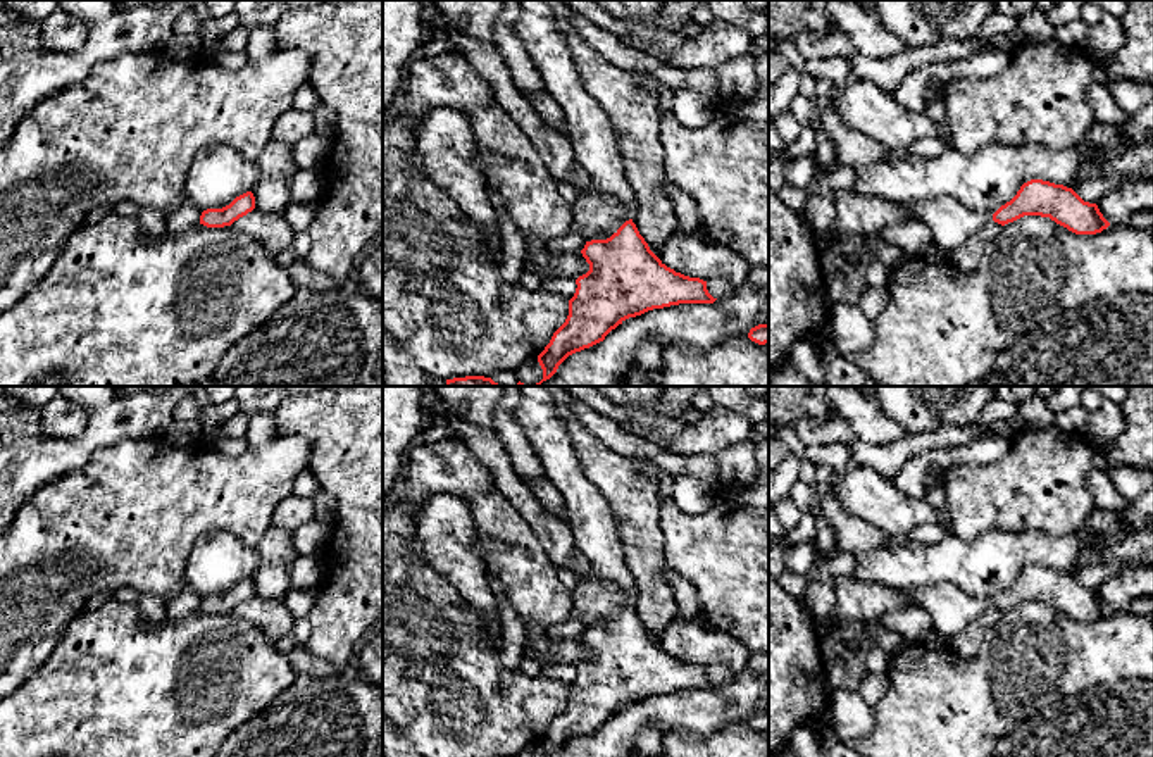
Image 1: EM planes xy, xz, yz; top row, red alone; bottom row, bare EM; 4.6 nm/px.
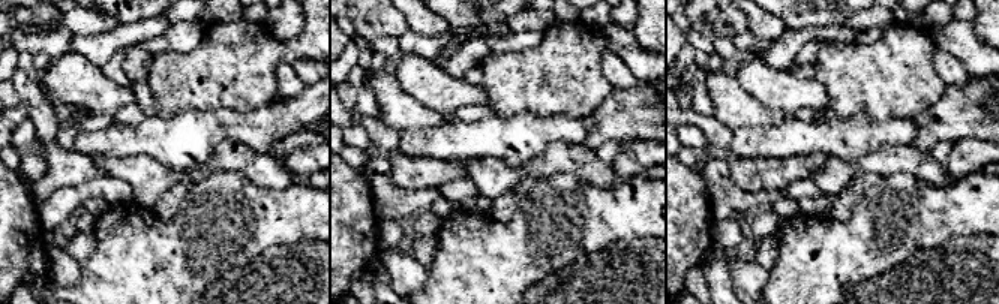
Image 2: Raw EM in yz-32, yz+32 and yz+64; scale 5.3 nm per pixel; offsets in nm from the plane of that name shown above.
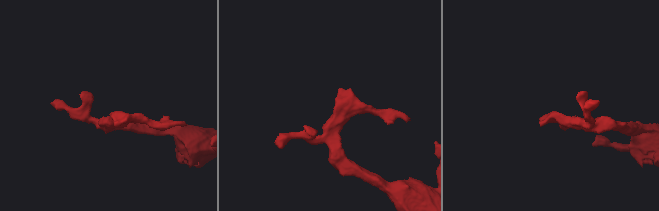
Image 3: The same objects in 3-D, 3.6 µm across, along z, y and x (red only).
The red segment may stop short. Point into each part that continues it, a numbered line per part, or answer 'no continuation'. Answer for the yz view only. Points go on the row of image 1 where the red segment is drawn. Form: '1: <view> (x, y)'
1: yz (952, 223)

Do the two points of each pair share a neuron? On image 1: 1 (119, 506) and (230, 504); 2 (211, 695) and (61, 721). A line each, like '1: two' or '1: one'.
1: one
2: one

